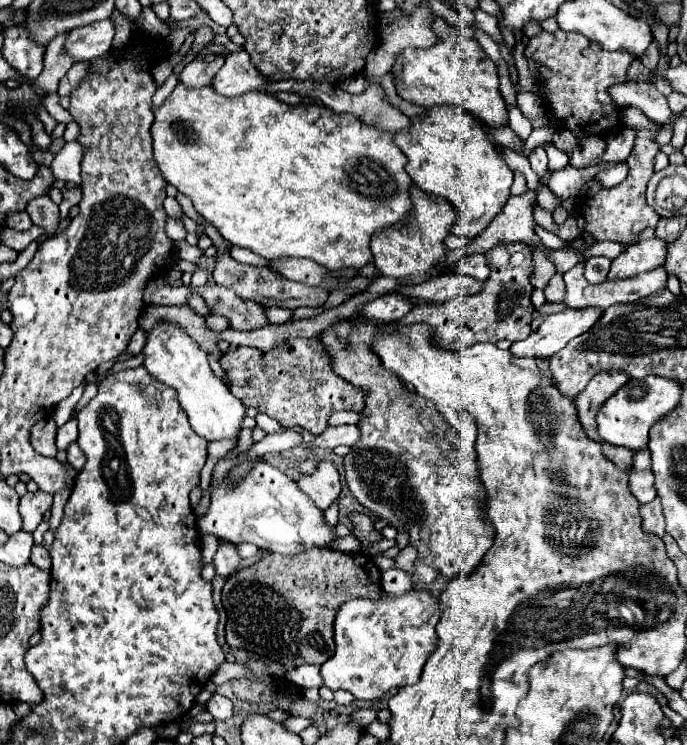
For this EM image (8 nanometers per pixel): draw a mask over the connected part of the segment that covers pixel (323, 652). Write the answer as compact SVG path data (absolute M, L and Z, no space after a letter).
M326 548L310 550L310 552L306 552L302 556L296 556L296 558L288 558L288 556L282 556L282 554L266 554L262 558L262 562L236 572L234 578L230 578L230 584L224 584L222 604L224 604L226 614L228 614L226 640L228 640L230 648L234 648L234 650L252 652L256 656L280 662L286 668L296 668L296 666L302 666L302 664L324 664L334 654L334 638L332 638L334 636L334 628L332 628L332 622L334 622L334 614L340 608L340 604L346 602L348 598L358 598L358 596L362 596L362 598L376 598L378 594L380 594L380 570L374 564L374 560L364 556L364 554L346 554L346 552L338 552L338 550L326 550Z

